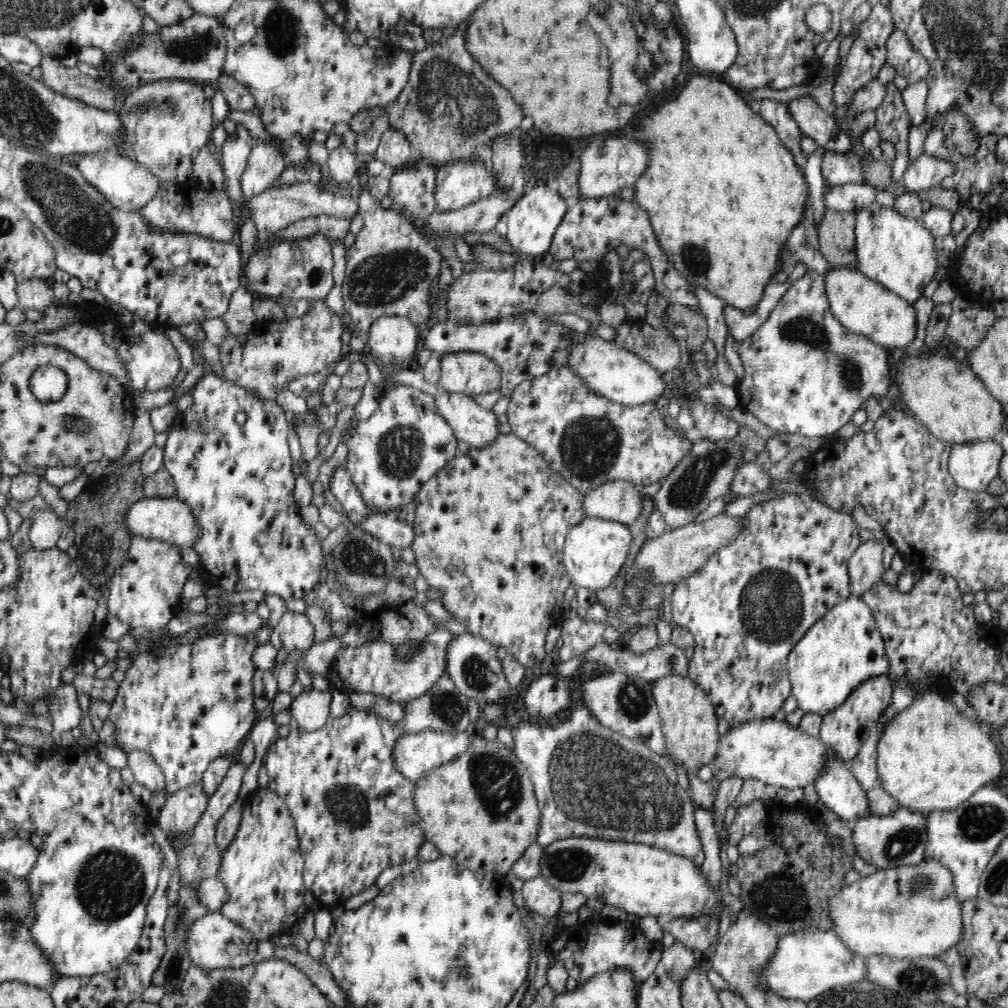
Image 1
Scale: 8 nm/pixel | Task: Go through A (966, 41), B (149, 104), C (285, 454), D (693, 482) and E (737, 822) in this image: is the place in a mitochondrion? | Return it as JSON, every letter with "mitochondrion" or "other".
{"A":"mitochondrion","B":"mitochondrion","C":"other","D":"mitochondrion","E":"other"}

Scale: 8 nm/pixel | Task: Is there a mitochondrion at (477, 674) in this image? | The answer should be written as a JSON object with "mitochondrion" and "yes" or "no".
{"mitochondrion":"yes"}

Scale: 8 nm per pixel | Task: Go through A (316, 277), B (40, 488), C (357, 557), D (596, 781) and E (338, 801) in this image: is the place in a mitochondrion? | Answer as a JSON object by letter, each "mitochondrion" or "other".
{"A":"mitochondrion","B":"other","C":"mitochondrion","D":"mitochondrion","E":"mitochondrion"}

